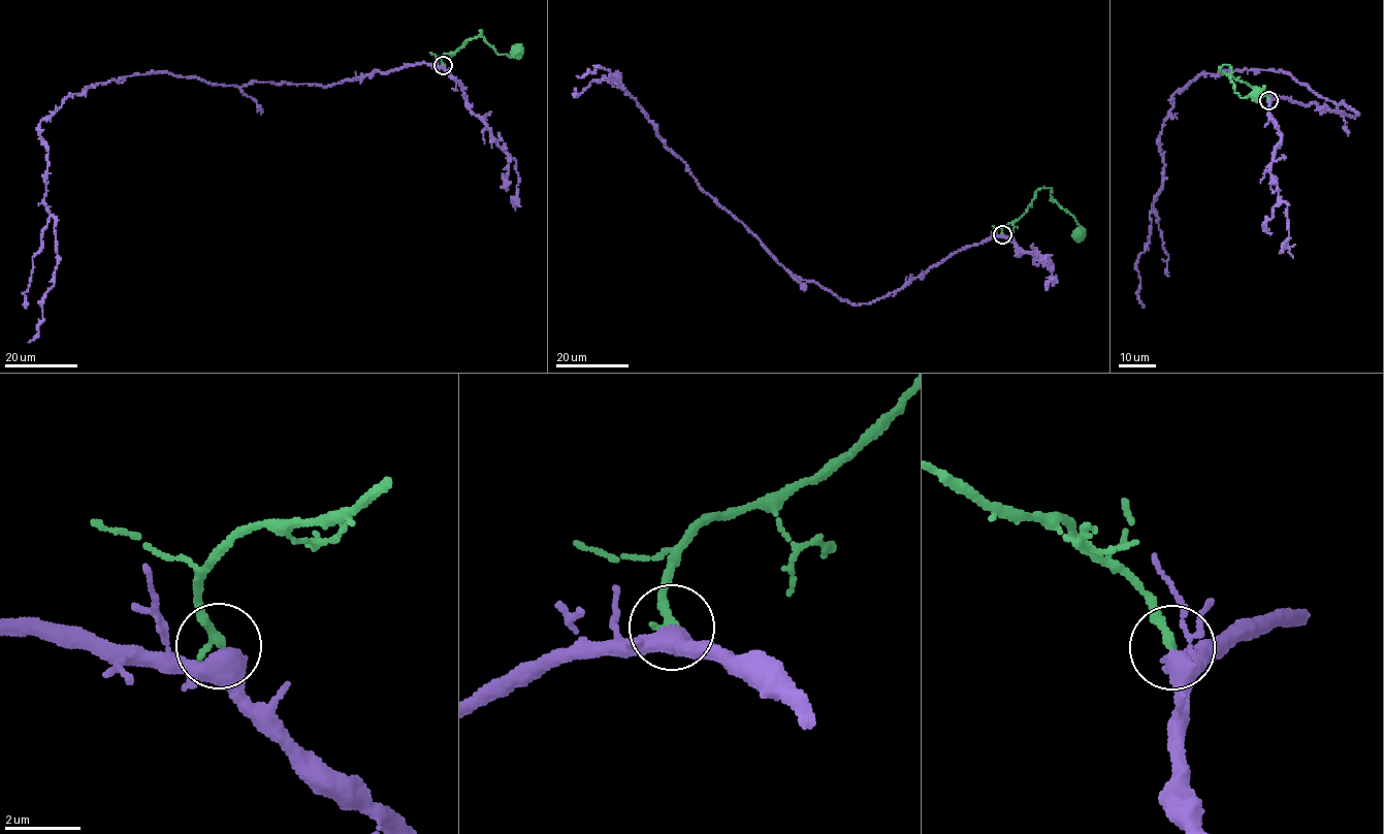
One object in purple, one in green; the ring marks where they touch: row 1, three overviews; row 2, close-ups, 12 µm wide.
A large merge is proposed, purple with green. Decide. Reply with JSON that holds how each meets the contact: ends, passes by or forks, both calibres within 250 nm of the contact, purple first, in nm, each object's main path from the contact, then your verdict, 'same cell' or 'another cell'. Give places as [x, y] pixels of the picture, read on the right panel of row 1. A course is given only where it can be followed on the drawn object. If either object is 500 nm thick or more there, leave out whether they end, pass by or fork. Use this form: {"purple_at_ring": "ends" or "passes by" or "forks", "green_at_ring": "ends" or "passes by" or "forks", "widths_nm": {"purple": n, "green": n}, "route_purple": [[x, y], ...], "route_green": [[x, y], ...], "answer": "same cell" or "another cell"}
{"purple_at_ring": "forks", "green_at_ring": "ends", "widths_nm": {"purple": 360, "green": 240}, "route_purple": [[1268, 100], [1359, 114], [1272, 70], [1201, 74], [1180, 89], [1159, 139], [1164, 174], [1136, 261], [1141, 307]], "route_green": [[1268, 100], [1259, 89], [1219, 69], [1225, 64], [1230, 67], [1229, 78], [1234, 91], [1242, 97], [1256, 95]], "answer": "same cell"}

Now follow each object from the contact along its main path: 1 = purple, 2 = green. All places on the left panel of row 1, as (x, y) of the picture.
1: (443, 65), (324, 87), (210, 84), (161, 71), (68, 96), (39, 125), (58, 265), (29, 342)
2: (443, 65), (444, 55), (455, 53), (480, 30), (497, 53), (511, 57), (517, 52)

